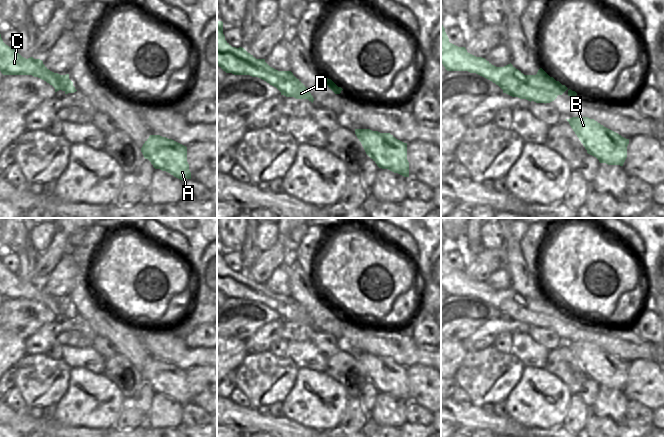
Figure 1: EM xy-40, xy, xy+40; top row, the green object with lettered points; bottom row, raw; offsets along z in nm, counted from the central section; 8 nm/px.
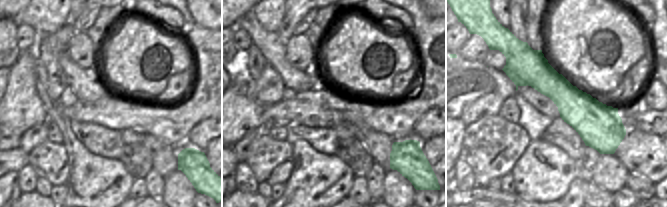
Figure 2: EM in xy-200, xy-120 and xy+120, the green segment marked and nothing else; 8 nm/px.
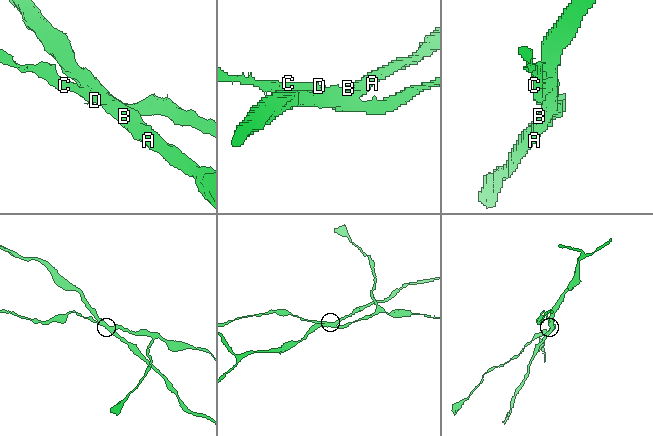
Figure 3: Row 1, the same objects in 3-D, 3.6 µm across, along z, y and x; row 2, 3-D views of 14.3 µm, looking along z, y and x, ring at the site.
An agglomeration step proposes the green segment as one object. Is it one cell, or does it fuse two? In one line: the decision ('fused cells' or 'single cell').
fused cells

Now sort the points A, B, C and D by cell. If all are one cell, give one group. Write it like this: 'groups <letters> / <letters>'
groups A B D / C

